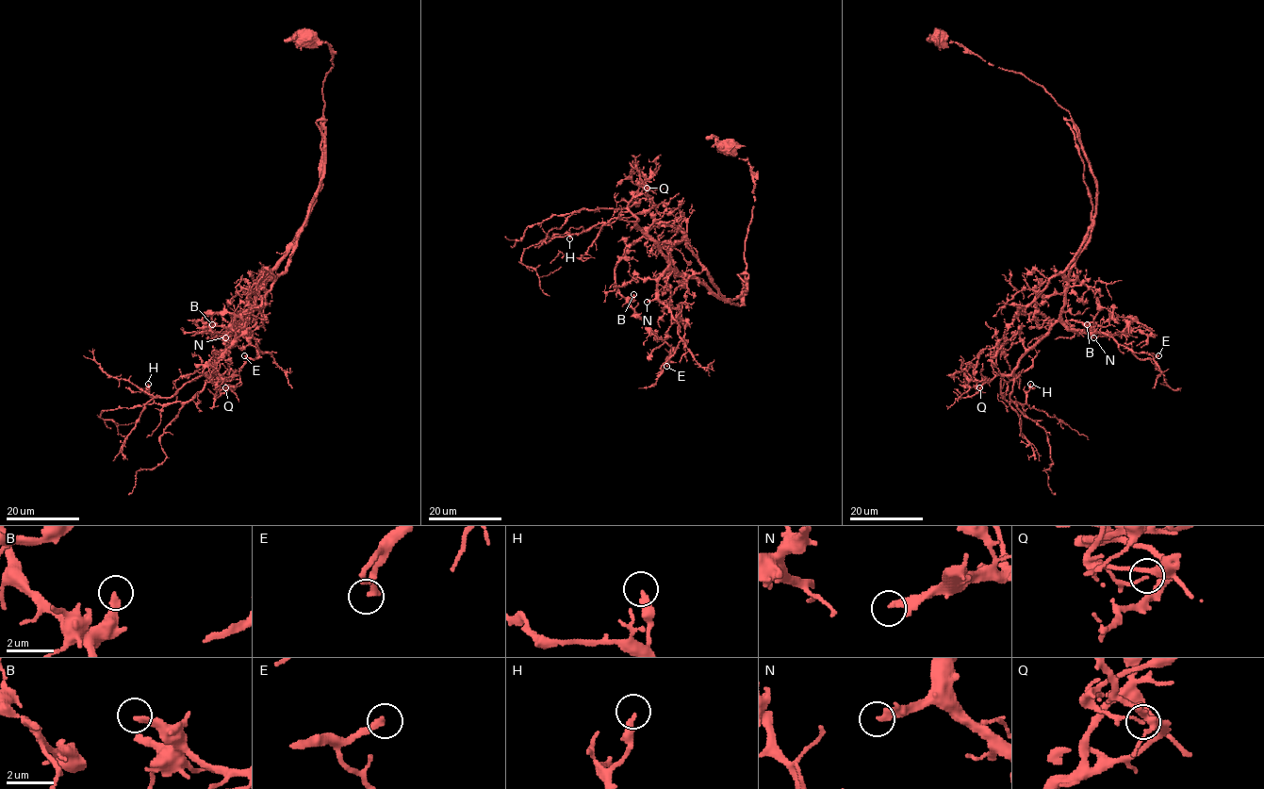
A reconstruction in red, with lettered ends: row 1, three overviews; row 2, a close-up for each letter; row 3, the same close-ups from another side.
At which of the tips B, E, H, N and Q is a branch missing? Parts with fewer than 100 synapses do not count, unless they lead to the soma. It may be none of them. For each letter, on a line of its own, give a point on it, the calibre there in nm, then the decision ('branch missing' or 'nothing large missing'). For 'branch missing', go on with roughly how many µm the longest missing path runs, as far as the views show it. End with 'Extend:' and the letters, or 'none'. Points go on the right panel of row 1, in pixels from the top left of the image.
B: at (1087, 324); 240 nm thick; nothing large missing
E: at (1158, 355); 240 nm thick; nothing large missing
H: at (1030, 384); 280 nm thick; nothing large missing
N: at (1093, 337); 260 nm thick; branch missing; about 50 µm are missing
Q: at (979, 387); 120 nm thick; nothing large missing
Extend: N

